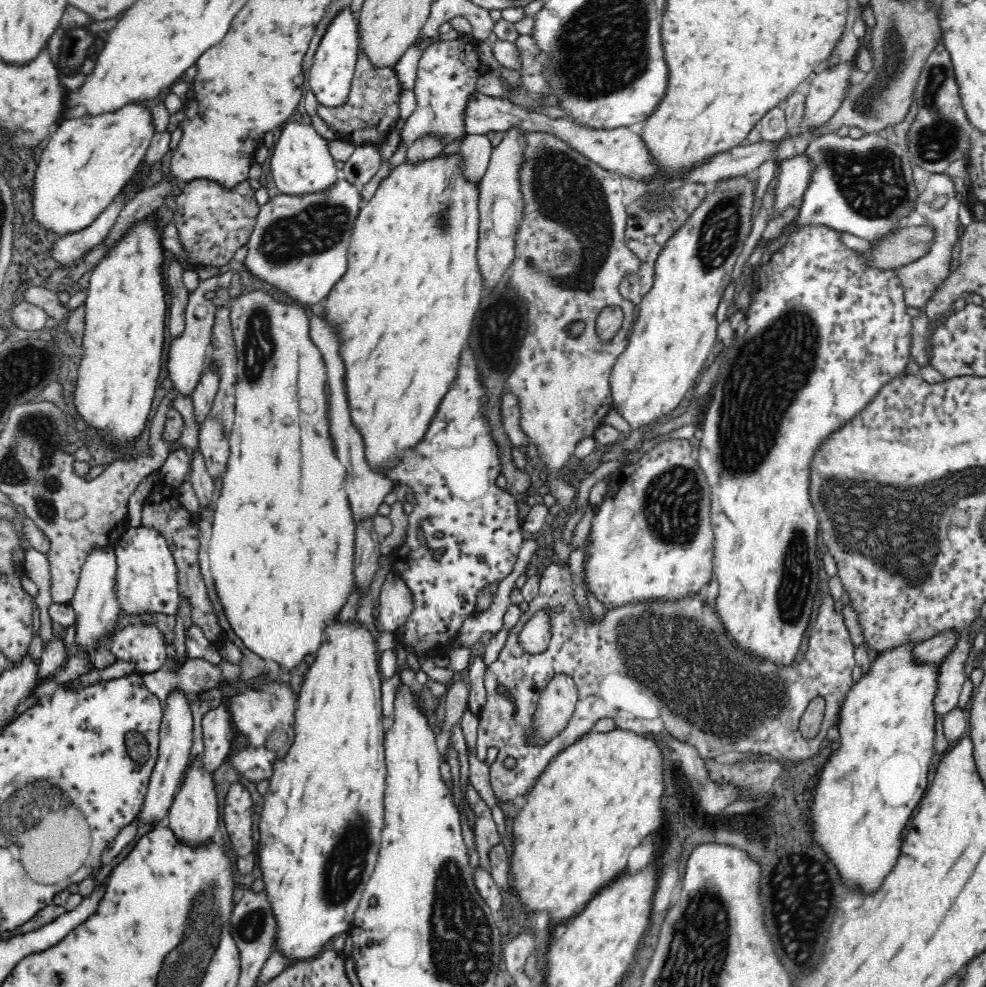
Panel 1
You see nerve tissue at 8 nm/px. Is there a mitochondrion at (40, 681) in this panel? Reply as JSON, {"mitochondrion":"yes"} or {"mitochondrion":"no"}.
{"mitochondrion":"no"}

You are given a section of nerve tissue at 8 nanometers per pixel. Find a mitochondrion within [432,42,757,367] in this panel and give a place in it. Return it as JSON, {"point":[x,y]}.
{"point":[565,190]}

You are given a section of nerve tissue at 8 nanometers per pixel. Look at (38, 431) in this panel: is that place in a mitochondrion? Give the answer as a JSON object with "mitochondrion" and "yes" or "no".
{"mitochondrion":"yes"}

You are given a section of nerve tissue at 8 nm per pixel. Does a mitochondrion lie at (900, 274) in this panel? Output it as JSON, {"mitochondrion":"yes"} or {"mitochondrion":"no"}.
{"mitochondrion":"no"}

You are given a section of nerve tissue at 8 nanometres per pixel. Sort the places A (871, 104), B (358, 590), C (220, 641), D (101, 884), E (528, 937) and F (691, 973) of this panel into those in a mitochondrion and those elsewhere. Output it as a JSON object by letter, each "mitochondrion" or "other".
{"A":"mitochondrion","B":"other","C":"other","D":"other","E":"other","F":"mitochondrion"}

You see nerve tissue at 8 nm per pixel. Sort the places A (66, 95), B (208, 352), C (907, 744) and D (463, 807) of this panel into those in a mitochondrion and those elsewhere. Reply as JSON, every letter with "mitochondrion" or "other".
{"A":"other","B":"other","C":"other","D":"other"}

